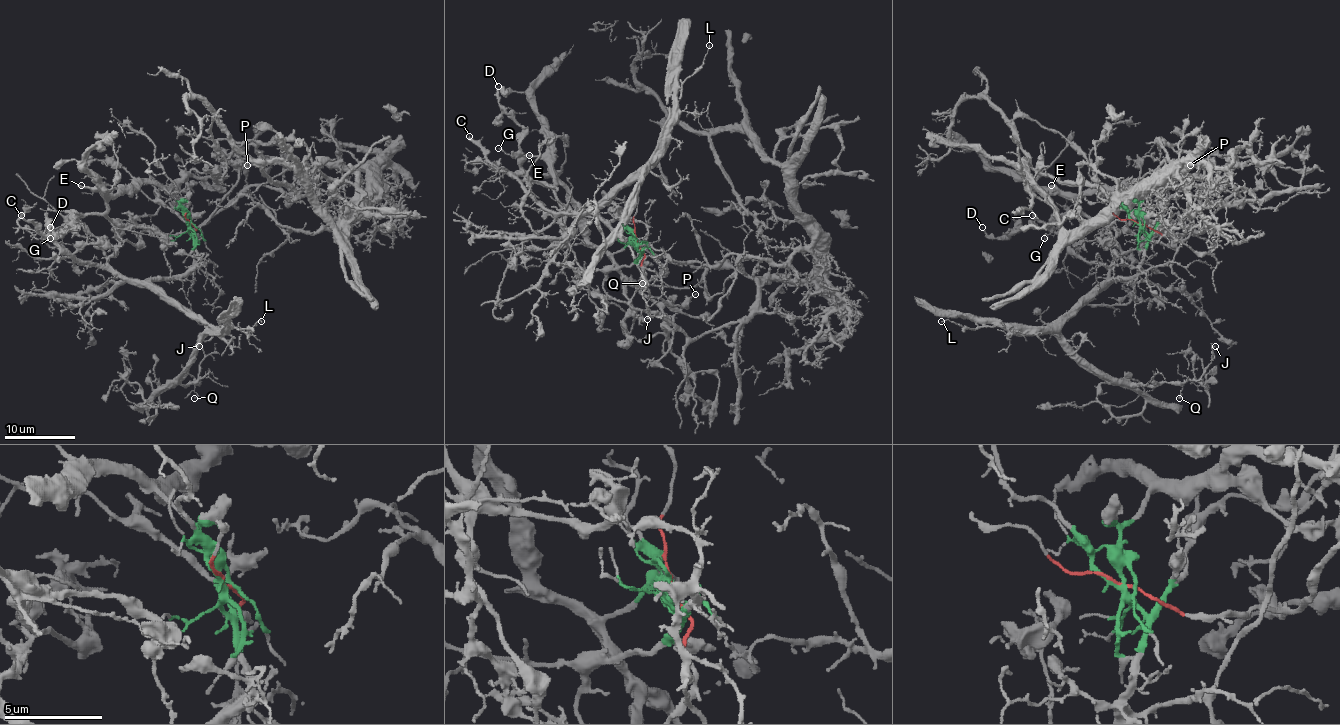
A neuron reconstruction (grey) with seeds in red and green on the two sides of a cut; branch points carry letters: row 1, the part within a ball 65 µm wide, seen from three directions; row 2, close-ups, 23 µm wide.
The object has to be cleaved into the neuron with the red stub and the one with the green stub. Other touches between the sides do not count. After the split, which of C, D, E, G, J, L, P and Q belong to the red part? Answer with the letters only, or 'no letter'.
no letter

